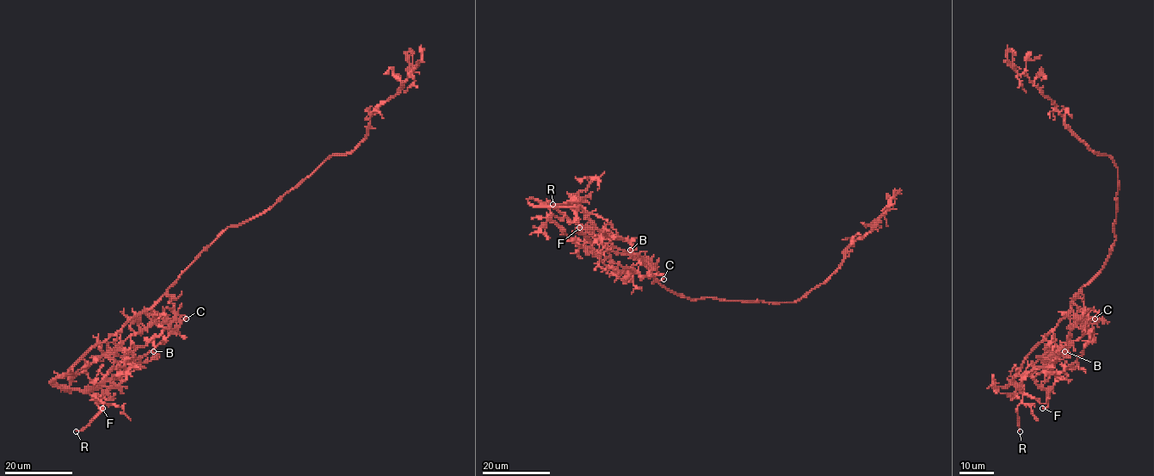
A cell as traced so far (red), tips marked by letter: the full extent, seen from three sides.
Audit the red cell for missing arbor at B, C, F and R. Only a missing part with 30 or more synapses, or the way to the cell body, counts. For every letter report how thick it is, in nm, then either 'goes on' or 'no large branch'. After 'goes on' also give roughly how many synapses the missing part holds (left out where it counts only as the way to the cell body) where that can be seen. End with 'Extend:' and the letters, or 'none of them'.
B: 110 nm | no large branch
C: 90 nm | no large branch
F: 190 nm | no large branch
R: 200 nm | goes on
Extend: R

